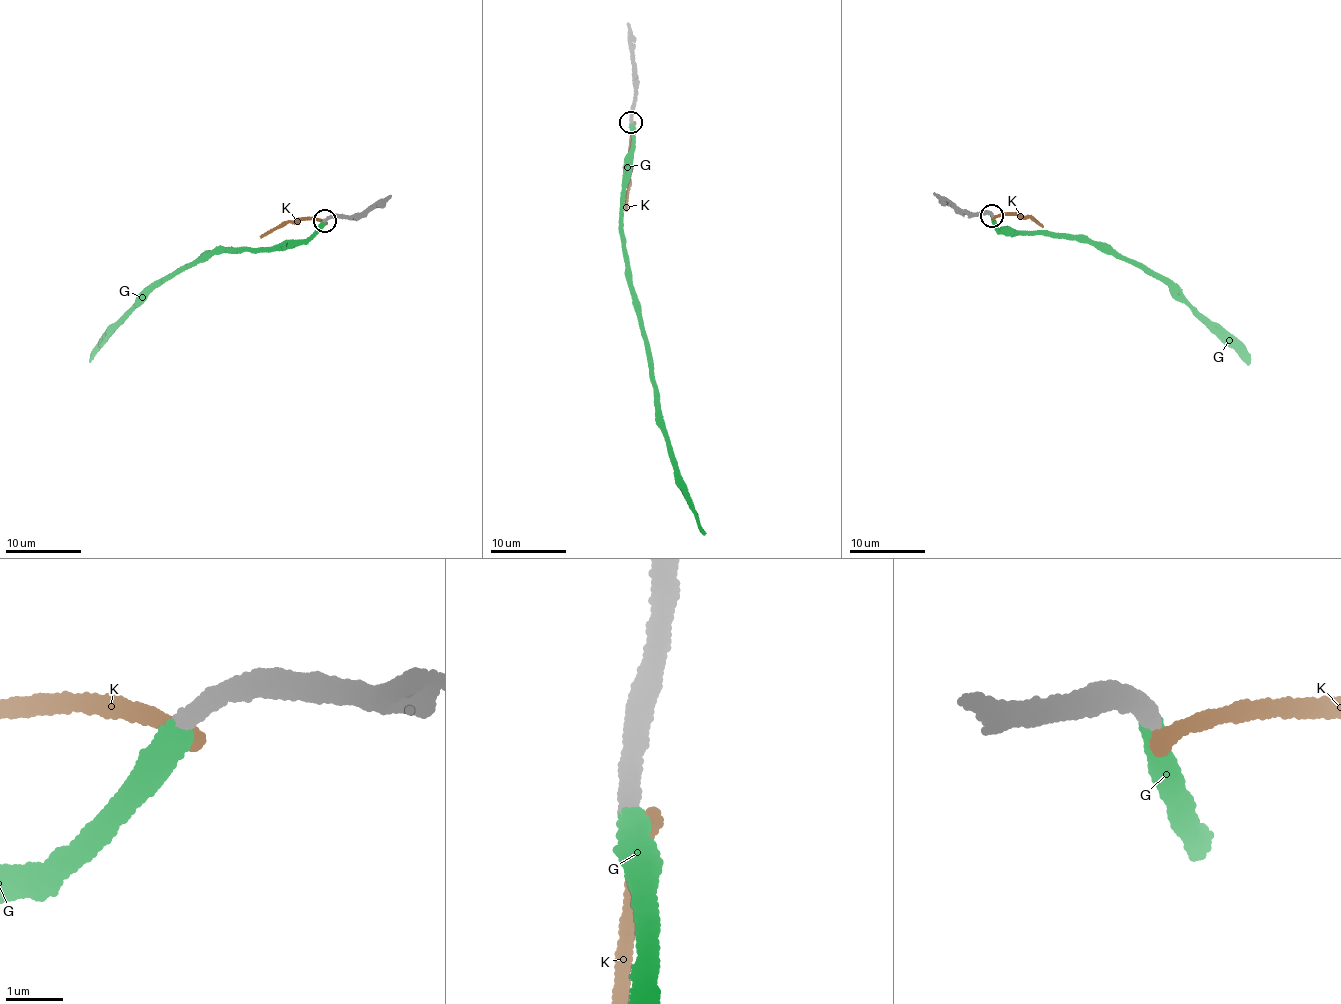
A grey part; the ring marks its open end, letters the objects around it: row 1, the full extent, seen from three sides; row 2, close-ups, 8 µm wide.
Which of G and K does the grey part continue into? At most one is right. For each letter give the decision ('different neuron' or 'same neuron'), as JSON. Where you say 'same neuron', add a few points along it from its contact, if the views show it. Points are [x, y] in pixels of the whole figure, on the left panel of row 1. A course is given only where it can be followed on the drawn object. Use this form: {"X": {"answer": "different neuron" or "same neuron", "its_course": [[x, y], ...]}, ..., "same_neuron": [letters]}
{"G": {"answer": "same neuron", "its_course": [[325, 220], [323, 228], [302, 240], [267, 250], [219, 245], [203, 251], [149, 293], [108, 336], [89, 362]]}, "K": {"answer": "different neuron"}, "same_neuron": ["G"]}

